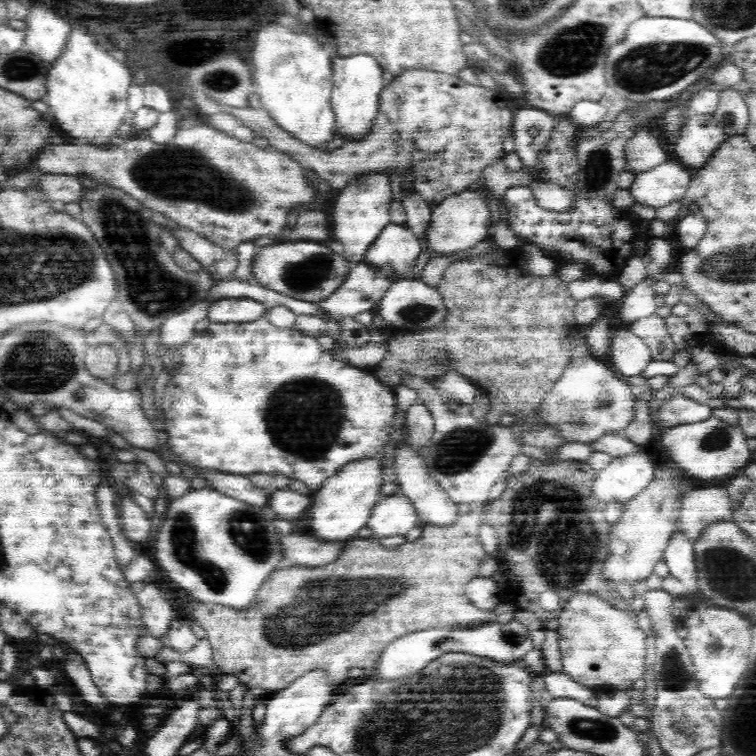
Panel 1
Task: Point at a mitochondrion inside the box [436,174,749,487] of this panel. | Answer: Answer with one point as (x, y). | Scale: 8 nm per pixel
(717, 437)

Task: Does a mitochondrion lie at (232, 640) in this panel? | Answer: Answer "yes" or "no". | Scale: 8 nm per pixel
no

